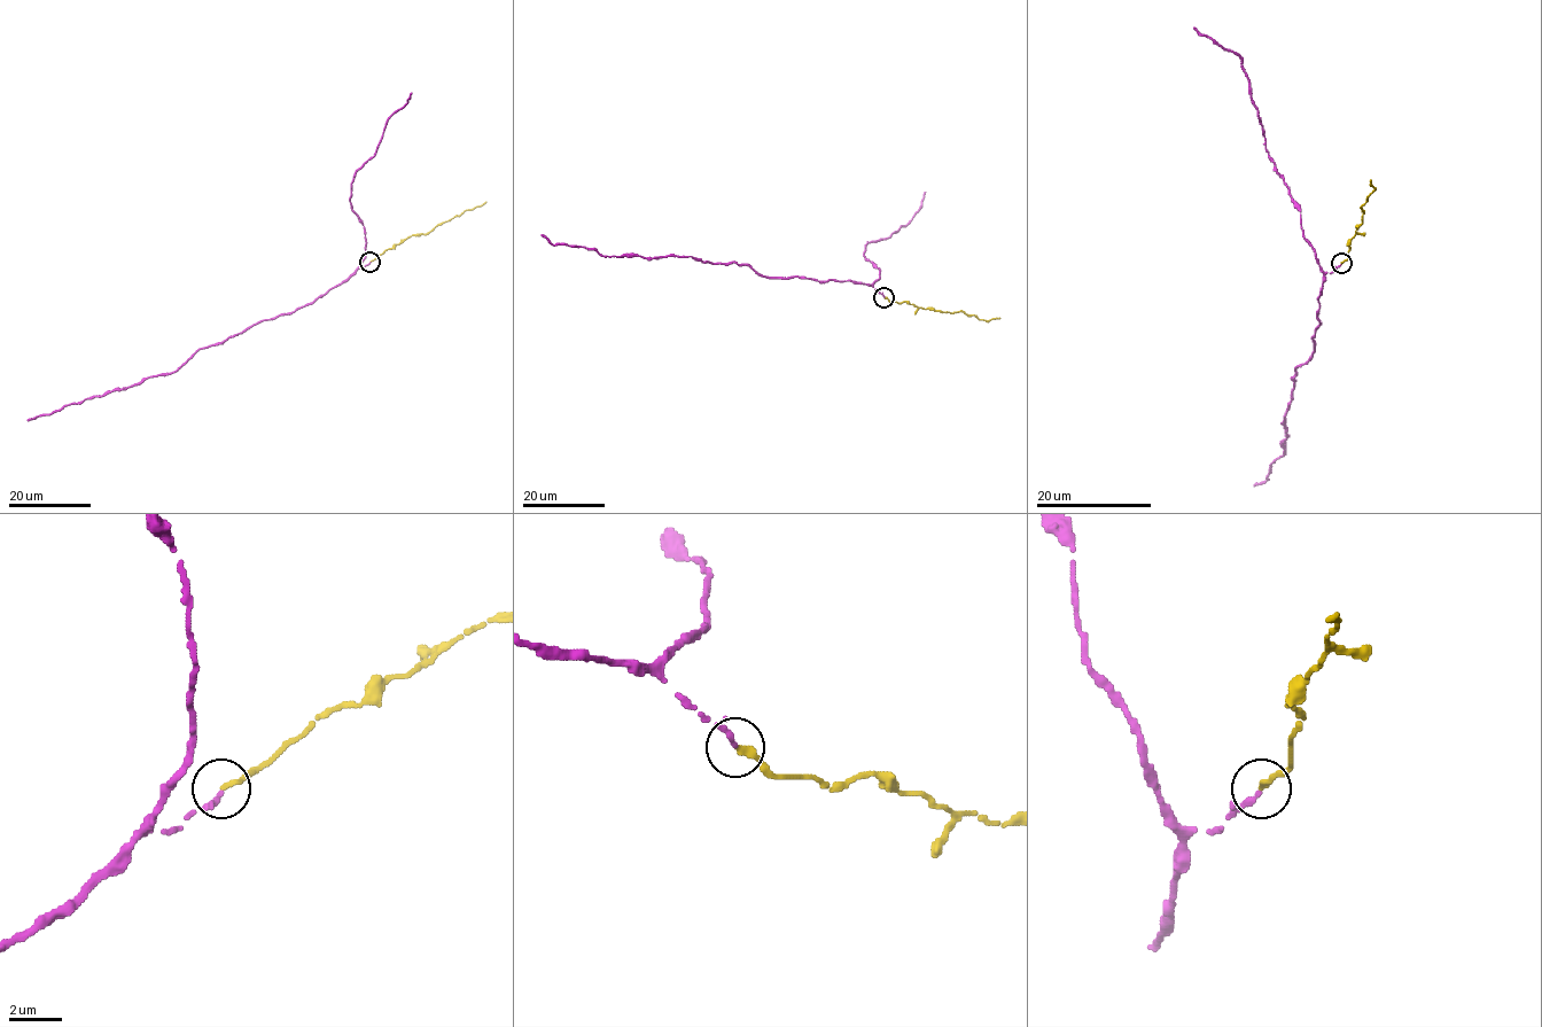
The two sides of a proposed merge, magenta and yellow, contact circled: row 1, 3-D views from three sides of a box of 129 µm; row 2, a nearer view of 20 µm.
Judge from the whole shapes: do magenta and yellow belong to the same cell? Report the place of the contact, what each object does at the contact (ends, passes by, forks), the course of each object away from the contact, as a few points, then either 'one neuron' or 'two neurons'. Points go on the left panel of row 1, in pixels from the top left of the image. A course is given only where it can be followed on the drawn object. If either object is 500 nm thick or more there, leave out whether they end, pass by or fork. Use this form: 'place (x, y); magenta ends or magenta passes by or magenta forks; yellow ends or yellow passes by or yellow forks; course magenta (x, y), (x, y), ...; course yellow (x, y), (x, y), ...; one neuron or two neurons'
place (370, 262); magenta ends; yellow ends; course magenta (371, 262), (309, 303), (199, 349), (174, 371), (149, 376), (126, 388), (115, 388), (26, 420); course yellow (371, 262), (410, 236), (427, 234), (485, 201); one neuron

